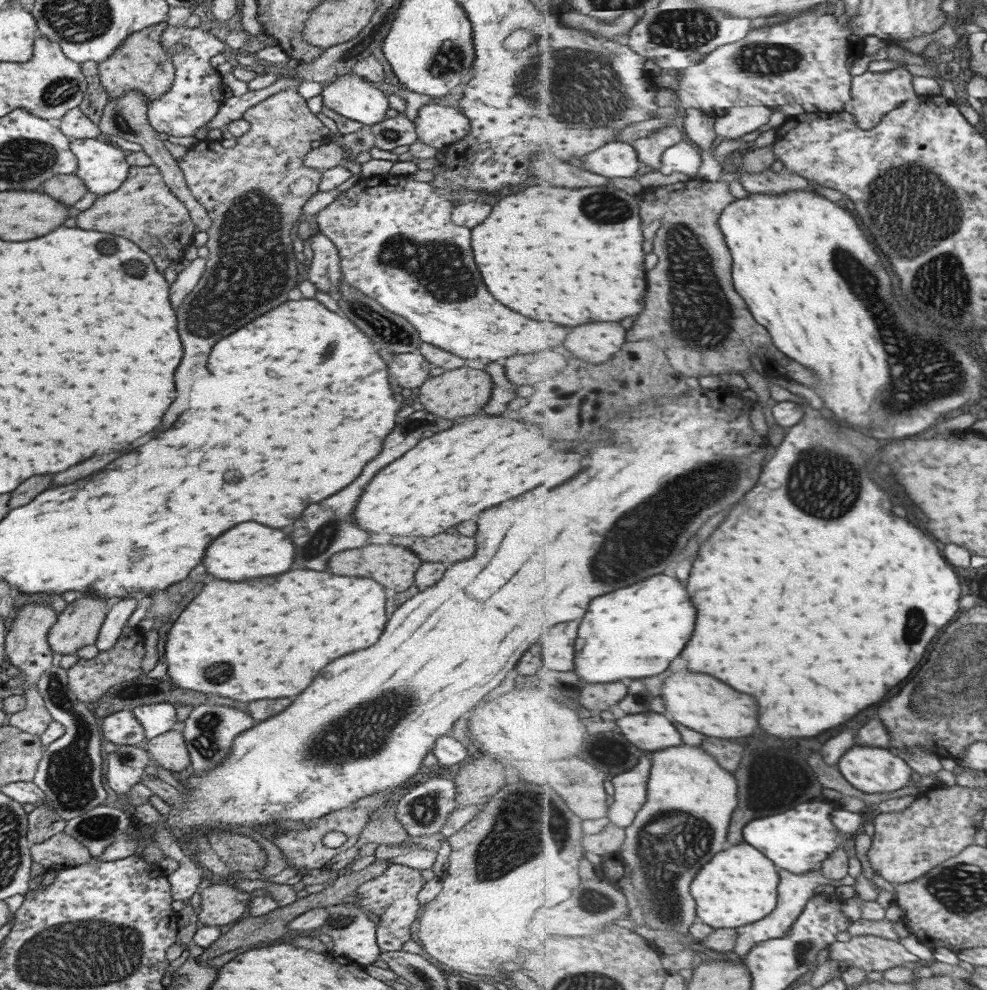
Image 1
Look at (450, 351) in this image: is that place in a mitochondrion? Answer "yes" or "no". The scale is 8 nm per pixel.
no

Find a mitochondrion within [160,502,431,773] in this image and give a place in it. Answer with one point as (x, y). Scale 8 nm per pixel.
(389, 711)

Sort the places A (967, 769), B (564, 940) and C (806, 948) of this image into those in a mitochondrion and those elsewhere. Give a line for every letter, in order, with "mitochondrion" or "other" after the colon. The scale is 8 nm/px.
A: other
B: other
C: mitochondrion

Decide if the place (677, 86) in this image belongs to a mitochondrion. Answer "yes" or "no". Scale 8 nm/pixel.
no

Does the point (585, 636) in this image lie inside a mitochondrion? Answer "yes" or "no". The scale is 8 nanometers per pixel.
no

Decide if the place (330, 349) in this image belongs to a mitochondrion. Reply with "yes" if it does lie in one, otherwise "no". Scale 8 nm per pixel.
yes

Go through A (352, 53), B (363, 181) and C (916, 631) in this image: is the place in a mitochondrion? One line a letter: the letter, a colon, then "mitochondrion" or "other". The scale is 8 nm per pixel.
A: other
B: other
C: mitochondrion

